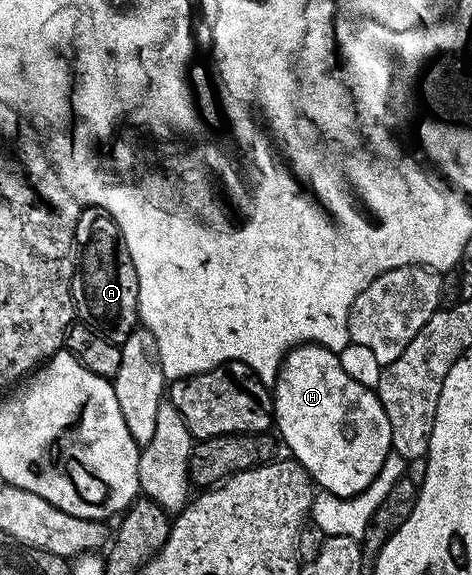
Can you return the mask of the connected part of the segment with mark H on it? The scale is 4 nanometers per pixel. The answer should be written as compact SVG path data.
M298 343L285 354L277 380L271 389L273 395L273 420L280 440L290 449L292 460L299 462L318 486L334 498L345 498L363 492L371 484L393 447L391 419L383 411L381 400L374 390L355 383L343 371L338 354L327 347L312 343Z

